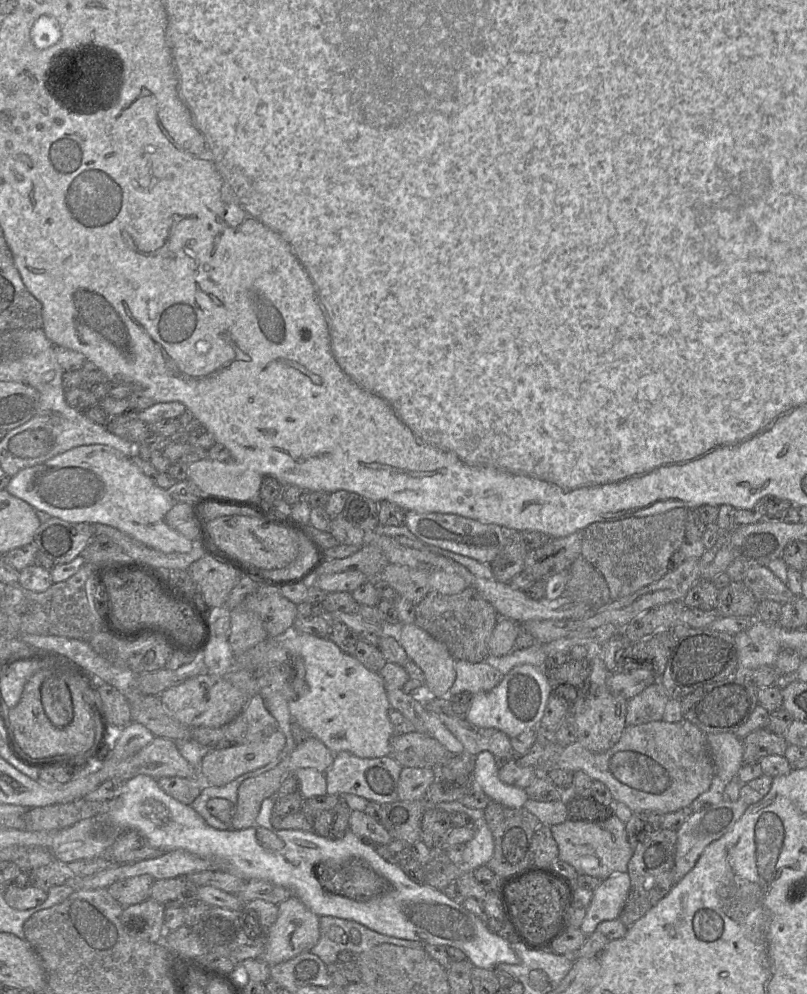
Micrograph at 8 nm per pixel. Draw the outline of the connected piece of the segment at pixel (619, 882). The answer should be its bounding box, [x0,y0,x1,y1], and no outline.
[580,872,630,936]

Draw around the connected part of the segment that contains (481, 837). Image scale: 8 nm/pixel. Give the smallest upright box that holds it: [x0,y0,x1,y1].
[463,820,494,872]

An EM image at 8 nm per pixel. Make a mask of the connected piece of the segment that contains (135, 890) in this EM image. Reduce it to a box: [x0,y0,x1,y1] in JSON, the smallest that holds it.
[107,874,154,908]

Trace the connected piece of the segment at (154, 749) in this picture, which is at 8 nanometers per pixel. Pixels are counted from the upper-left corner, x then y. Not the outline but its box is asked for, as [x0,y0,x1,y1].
[111,737,197,781]

